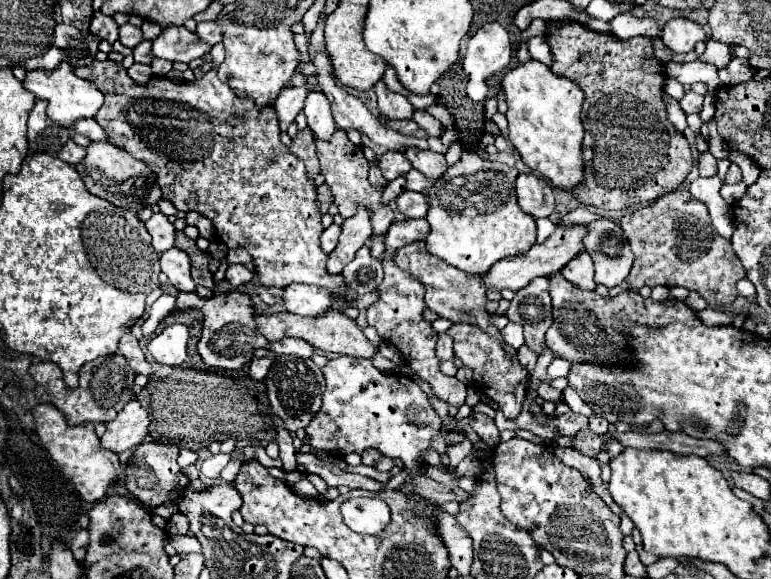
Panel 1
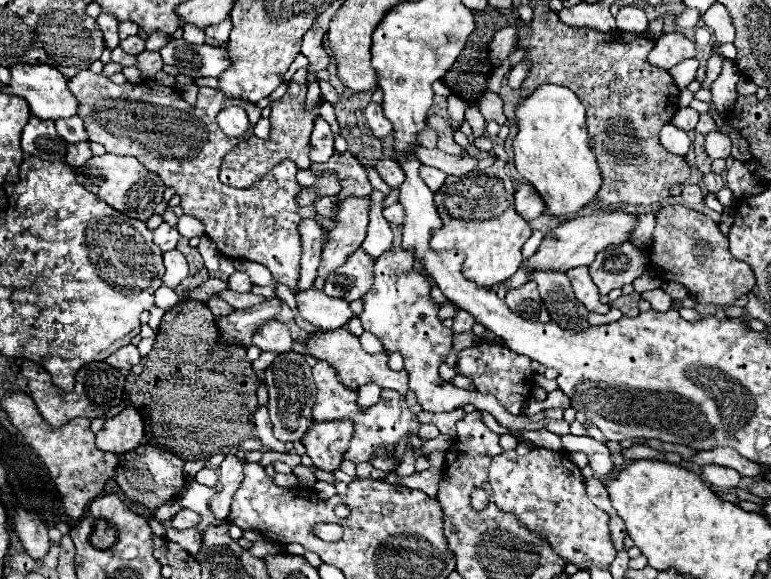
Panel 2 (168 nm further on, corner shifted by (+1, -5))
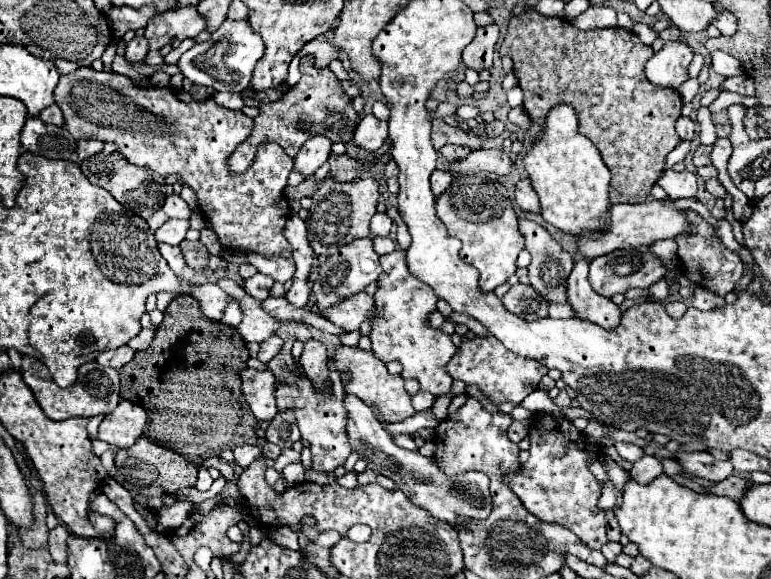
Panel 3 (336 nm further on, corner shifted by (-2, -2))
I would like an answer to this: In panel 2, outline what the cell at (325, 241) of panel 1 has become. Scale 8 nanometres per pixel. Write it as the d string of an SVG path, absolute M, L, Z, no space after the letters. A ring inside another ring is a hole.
M305 219L301 223L301 239L303 239L303 261L301 261L301 279L297 291L311 289L317 277L317 267L321 263L323 245L327 241L327 229L323 229L315 219Z

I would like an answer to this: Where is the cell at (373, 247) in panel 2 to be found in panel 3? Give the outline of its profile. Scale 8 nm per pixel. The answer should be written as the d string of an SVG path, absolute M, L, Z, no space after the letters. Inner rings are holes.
M388 236L386 238L374 238L374 250L376 250L378 256L390 254L394 248L396 248L396 244Z

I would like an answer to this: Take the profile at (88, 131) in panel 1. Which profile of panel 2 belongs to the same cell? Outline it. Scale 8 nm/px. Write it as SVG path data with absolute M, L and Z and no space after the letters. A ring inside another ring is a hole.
M69 117L69 119L57 119L55 121L55 127L57 127L57 133L69 141L69 143L77 143L77 141L89 141L87 137L87 131L85 131L85 125L83 125L83 119L81 117Z

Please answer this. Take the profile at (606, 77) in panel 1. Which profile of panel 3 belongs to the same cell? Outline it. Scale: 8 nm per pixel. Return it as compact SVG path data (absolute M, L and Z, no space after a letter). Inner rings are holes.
M534 10L510 18L508 34L500 46L500 56L510 56L514 62L514 74L524 90L524 108L528 116L544 128L544 118L556 104L574 106L578 114L578 132L590 138L598 148L604 164L612 172L612 188L624 196L648 196L650 188L664 172L666 154L672 152L680 140L674 124L680 118L682 98L676 90L662 90L646 80L644 64L652 54L652 48L644 46L630 30L578 30L568 20L548 18Z

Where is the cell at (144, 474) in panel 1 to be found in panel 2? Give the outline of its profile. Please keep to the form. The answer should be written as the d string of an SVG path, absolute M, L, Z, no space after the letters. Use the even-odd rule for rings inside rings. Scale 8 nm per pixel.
M139 445L139 449L133 449L125 455L121 455L121 461L117 465L117 485L121 491L127 495L129 501L141 503L147 509L155 511L163 503L175 499L183 487L185 487L185 477L183 477L183 461L169 451L161 451L153 445Z

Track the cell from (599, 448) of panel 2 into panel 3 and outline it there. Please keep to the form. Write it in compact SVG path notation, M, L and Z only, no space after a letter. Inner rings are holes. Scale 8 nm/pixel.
M608 482L604 488L602 488L602 496L598 500L598 508L600 510L614 510L622 504L622 494L612 486L612 482Z

